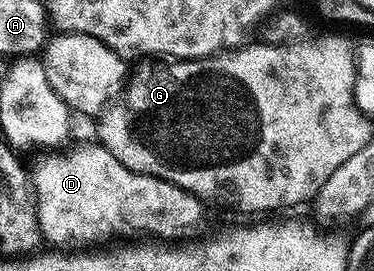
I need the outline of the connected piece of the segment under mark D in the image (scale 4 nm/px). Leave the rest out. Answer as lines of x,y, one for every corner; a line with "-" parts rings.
100,144
81,146
70,154
57,152
46,155
37,167
32,167
33,191
37,197
39,228
42,239
50,247
61,252
70,251
71,242
85,242
92,247
105,238
105,234
150,234
153,238
162,238
162,243
177,244
180,238
189,238
201,226
201,217
205,210
202,199
197,195
179,188
162,178
150,174
140,174
127,168
107,148

